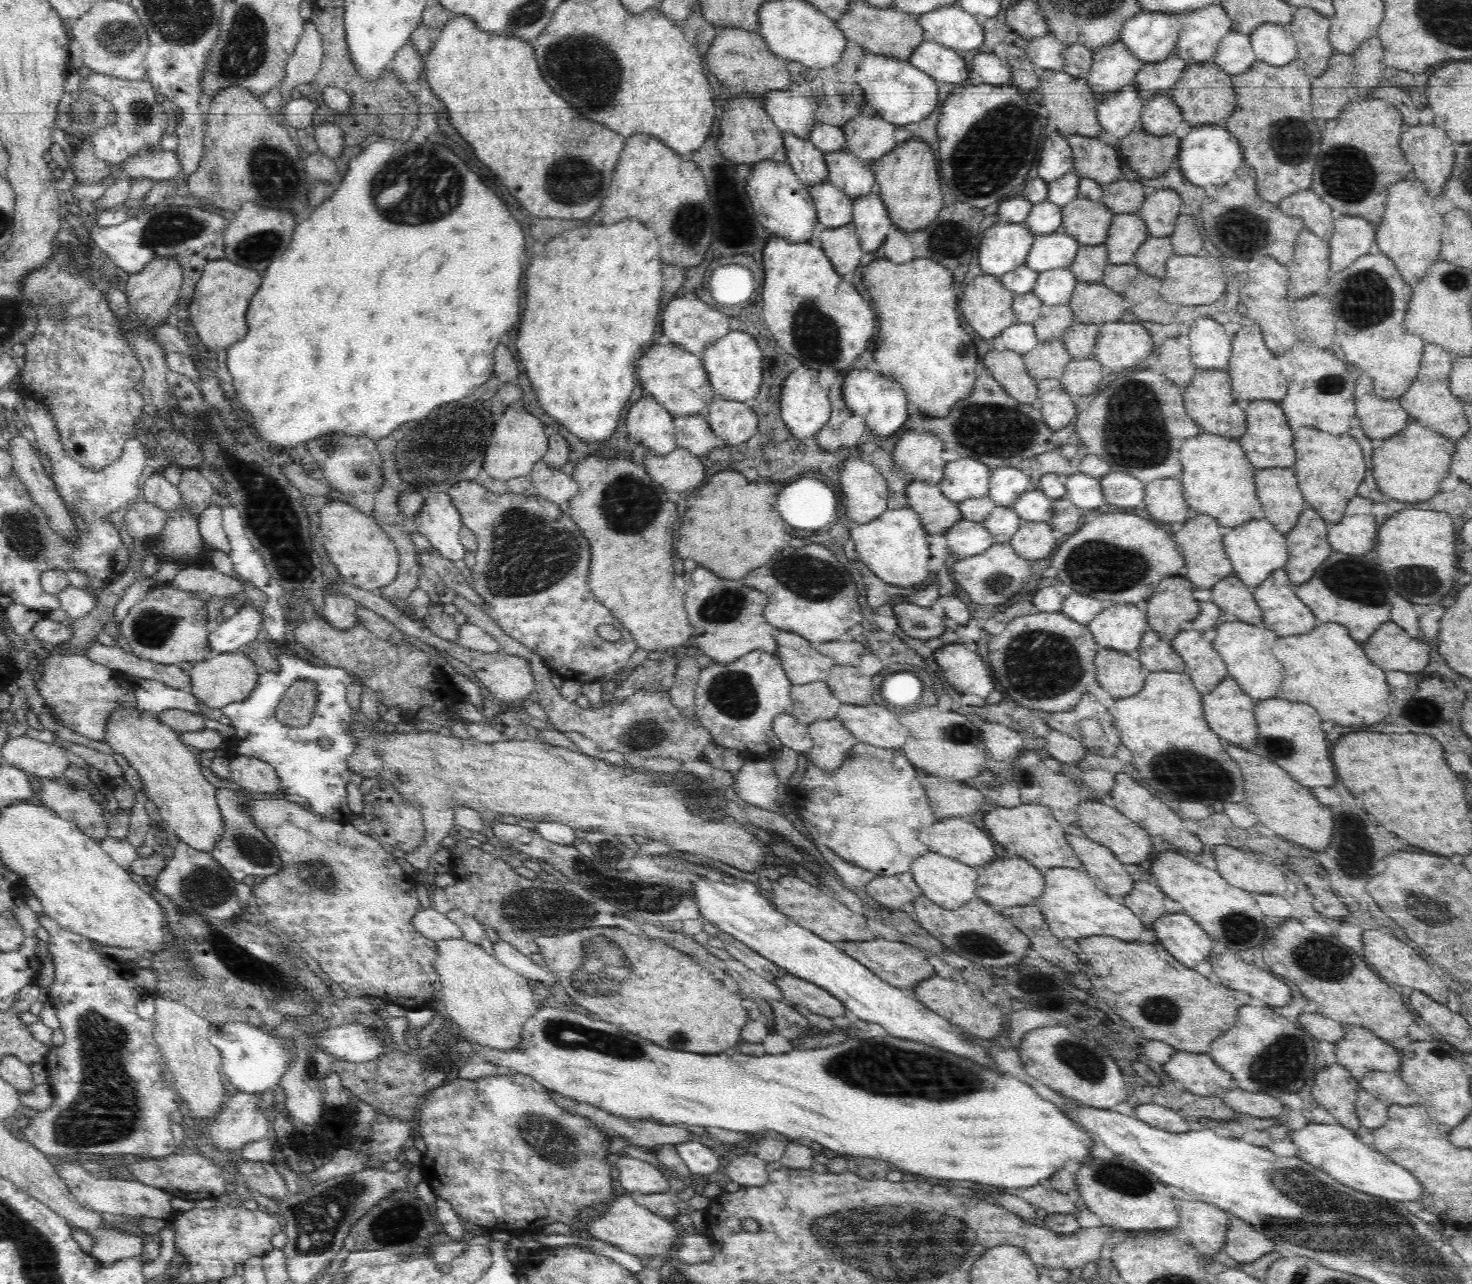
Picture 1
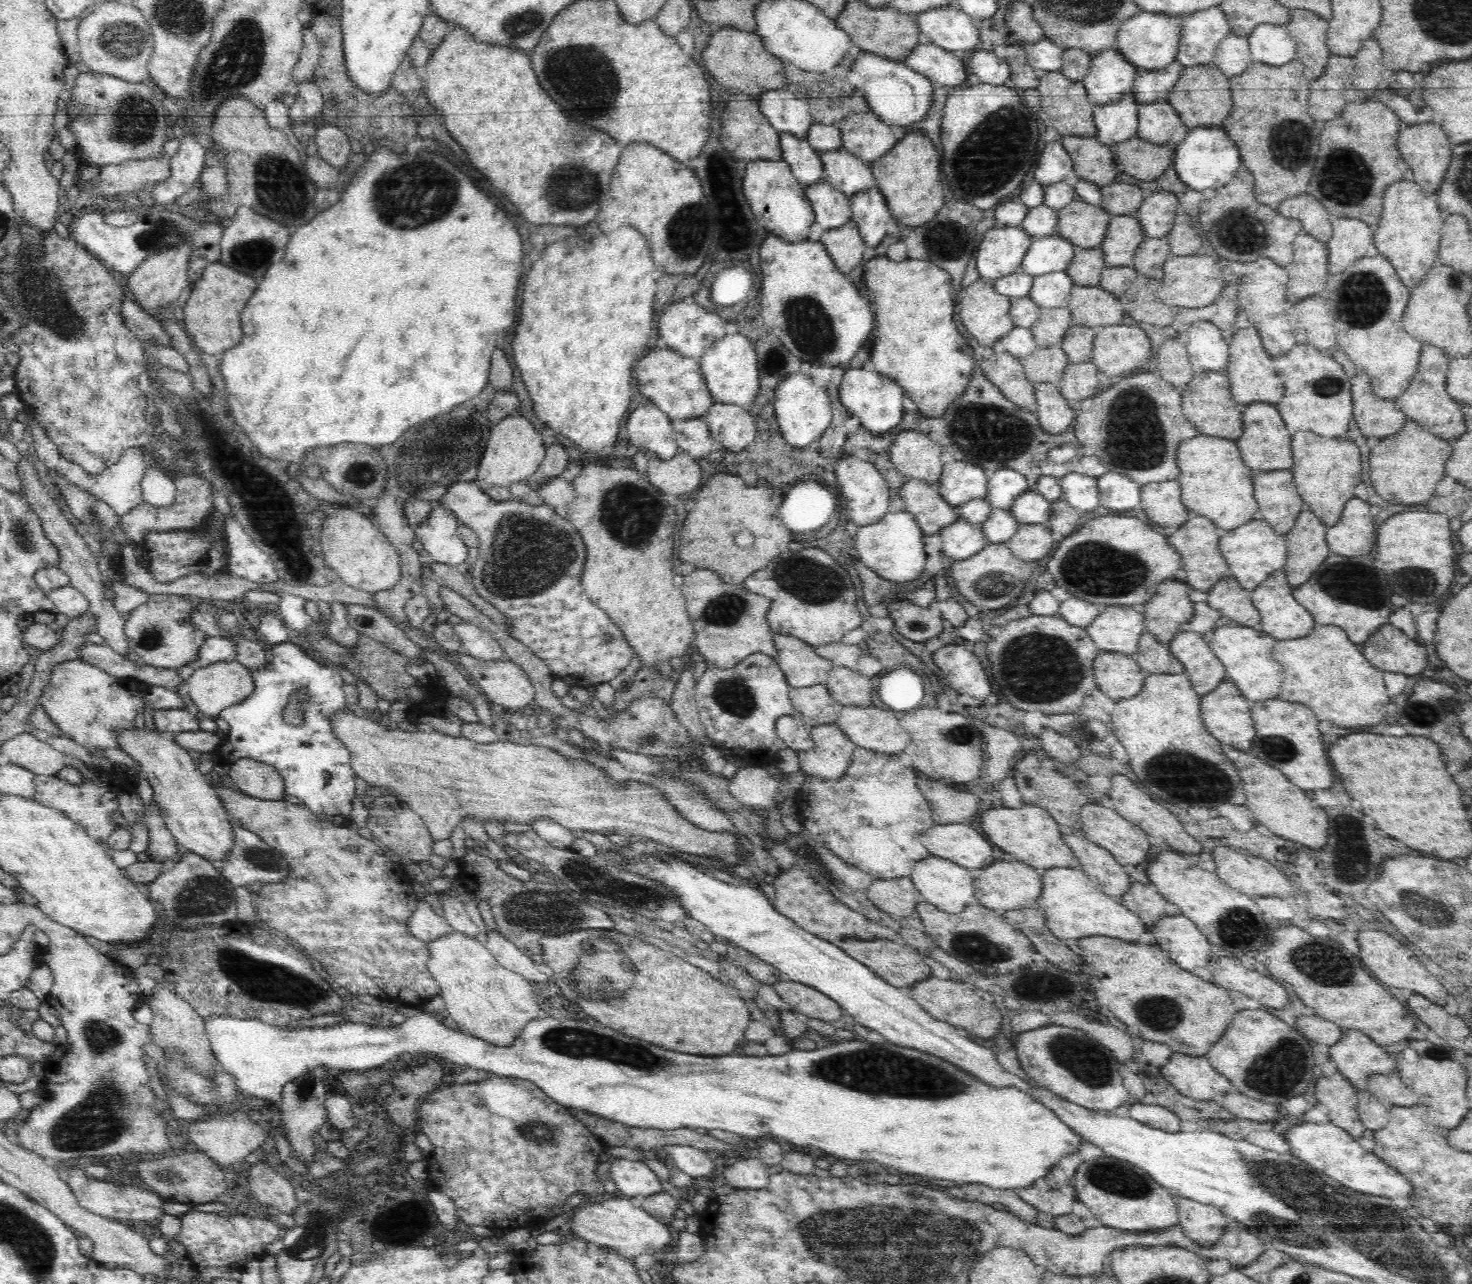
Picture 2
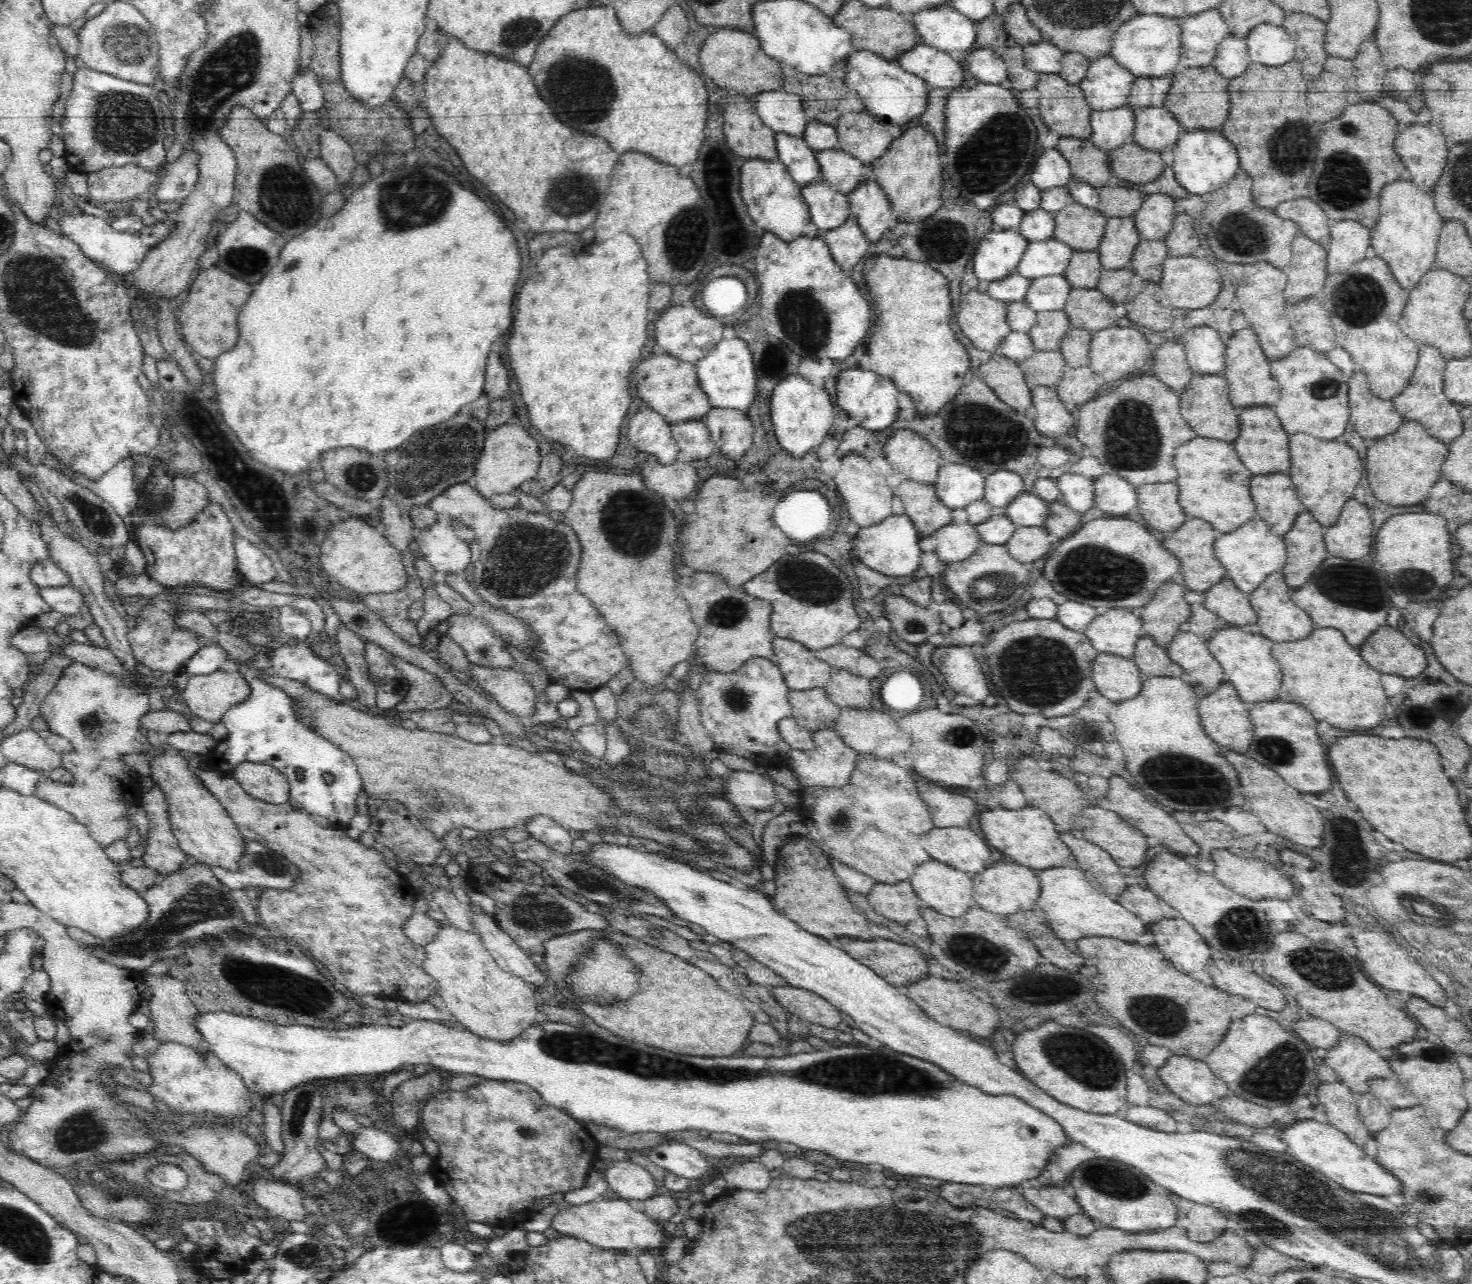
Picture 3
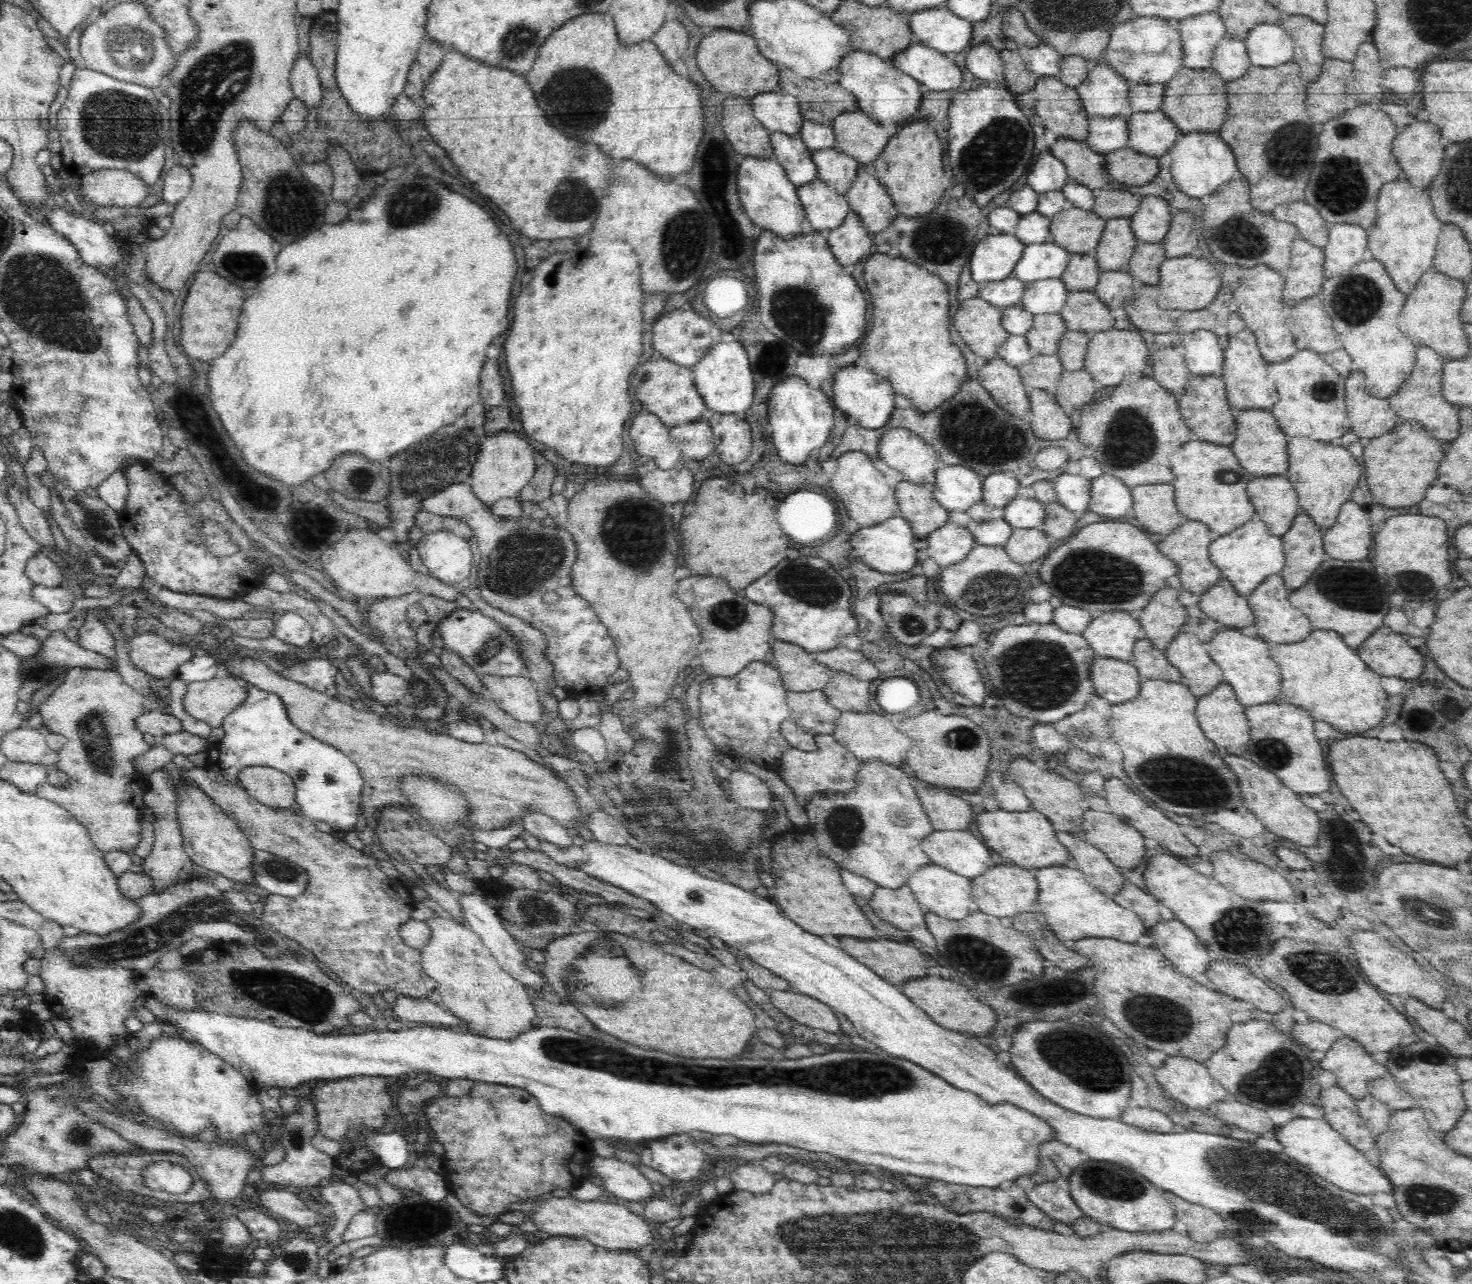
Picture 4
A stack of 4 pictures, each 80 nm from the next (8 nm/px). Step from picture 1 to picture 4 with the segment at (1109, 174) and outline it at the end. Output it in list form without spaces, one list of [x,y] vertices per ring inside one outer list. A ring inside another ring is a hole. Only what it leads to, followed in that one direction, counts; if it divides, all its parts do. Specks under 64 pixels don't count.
[[[1057,139],[1048,151],[1065,164],[1069,179],[1088,189],[1102,189],[1109,183],[1105,155],[1094,152],[1085,142]]]

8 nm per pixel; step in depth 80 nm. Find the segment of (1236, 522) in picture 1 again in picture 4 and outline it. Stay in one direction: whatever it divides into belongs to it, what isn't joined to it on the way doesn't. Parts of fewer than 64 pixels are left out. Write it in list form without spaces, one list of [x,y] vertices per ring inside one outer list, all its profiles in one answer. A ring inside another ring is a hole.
[[[1192,438],[1172,454],[1170,466],[1175,476],[1170,482],[1175,490],[1175,505],[1188,520],[1203,522],[1210,530],[1225,535],[1255,519],[1255,508],[1247,493],[1252,475],[1240,466],[1231,446]]]

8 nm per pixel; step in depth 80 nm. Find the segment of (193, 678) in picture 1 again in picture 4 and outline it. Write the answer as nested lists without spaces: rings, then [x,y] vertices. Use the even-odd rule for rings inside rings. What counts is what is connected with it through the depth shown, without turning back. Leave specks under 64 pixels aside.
[[[228,676],[188,683],[183,704],[190,716],[208,723],[213,729],[222,727],[224,720],[246,701],[247,696],[247,688],[242,682]]]

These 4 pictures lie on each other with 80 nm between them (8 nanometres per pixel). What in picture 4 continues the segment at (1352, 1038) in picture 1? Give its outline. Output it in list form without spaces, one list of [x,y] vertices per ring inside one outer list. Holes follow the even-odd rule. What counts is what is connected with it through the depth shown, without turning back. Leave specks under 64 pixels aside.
[[[1346,1036],[1337,1040],[1332,1045],[1332,1048],[1325,1052],[1325,1056],[1321,1059],[1319,1065],[1324,1070],[1330,1070],[1336,1076],[1337,1086],[1343,1088],[1350,1096],[1356,1099],[1366,1098],[1369,1095],[1366,1087],[1369,1080],[1386,1076],[1389,1072],[1386,1066],[1374,1061],[1372,1054],[1368,1054],[1359,1042]]]

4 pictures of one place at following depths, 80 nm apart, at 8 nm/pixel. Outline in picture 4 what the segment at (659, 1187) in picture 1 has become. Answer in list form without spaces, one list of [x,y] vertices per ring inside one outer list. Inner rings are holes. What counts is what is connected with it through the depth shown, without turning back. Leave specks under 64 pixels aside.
[[[596,1156],[589,1164],[592,1174],[602,1180],[604,1190],[625,1201],[643,1202],[652,1196],[652,1183],[628,1162]]]

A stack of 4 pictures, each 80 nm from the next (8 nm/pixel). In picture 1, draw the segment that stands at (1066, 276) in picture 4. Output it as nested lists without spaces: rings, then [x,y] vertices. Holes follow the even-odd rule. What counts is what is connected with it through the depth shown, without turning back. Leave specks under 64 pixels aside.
[[[1103,244],[1094,246],[1081,245],[1069,269],[1080,282],[1099,282],[1103,276],[1107,261],[1108,250]]]

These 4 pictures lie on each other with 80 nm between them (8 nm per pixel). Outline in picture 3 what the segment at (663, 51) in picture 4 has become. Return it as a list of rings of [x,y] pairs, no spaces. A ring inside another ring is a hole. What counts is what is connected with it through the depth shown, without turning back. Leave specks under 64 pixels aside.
[[[669,6],[668,10],[664,12],[664,16],[660,18],[660,22],[654,26],[653,33],[670,50],[675,51],[688,36],[688,20],[686,20],[682,8]]]

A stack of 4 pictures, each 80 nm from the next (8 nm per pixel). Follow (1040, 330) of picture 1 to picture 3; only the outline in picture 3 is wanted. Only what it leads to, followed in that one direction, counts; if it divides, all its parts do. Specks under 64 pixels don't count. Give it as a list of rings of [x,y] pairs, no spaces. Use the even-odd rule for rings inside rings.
[[[1063,310],[1037,312],[1036,324],[1028,332],[1034,348],[1037,351],[1057,350],[1070,324]]]

